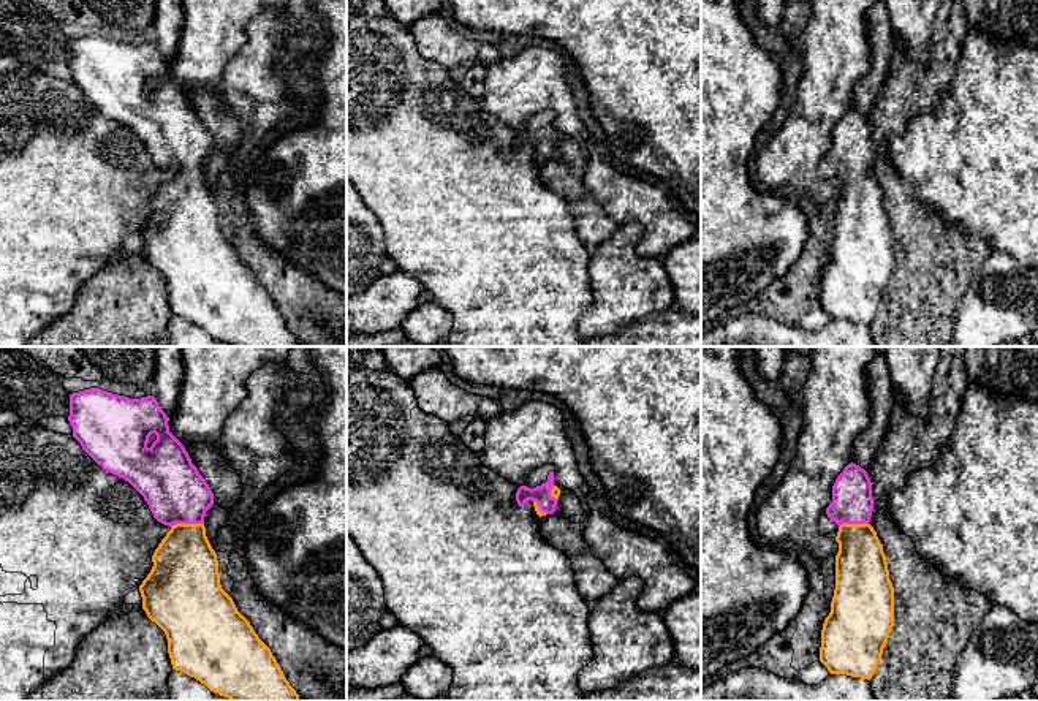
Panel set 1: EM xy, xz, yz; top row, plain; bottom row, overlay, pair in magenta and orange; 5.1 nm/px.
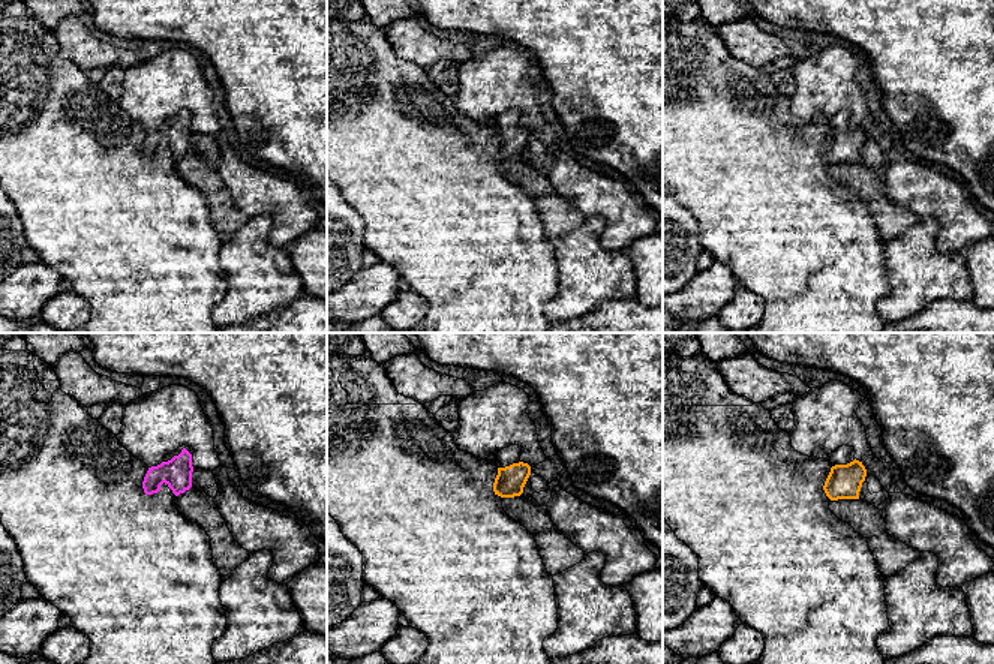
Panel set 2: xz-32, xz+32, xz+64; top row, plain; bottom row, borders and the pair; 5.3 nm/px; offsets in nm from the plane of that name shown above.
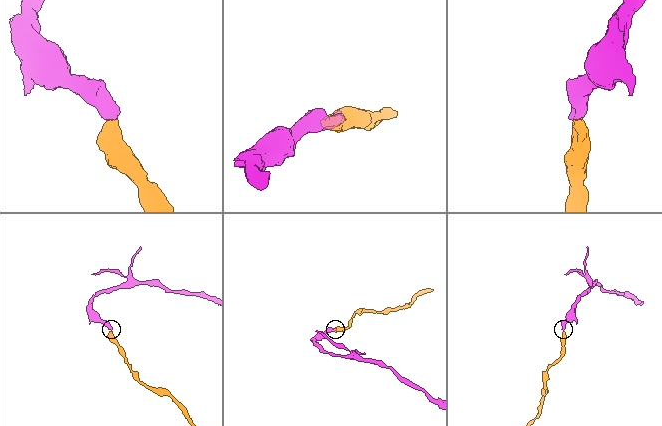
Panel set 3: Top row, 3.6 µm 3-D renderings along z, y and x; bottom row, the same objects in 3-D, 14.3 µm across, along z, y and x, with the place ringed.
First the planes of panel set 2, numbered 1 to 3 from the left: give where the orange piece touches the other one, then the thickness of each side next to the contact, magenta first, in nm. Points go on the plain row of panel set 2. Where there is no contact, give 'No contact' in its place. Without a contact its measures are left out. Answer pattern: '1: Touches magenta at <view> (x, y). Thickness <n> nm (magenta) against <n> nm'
1: No contact
2: No contact
3: No contact

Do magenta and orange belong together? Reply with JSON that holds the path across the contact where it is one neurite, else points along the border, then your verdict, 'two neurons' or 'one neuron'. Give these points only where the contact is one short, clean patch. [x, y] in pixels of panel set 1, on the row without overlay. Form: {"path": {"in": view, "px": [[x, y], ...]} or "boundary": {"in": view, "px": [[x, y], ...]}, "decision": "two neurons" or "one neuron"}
{"path": {"in": "xy", "px": [[173, 133], [181, 146], [187, 168], [185, 215]]}, "decision": "one neuron"}

